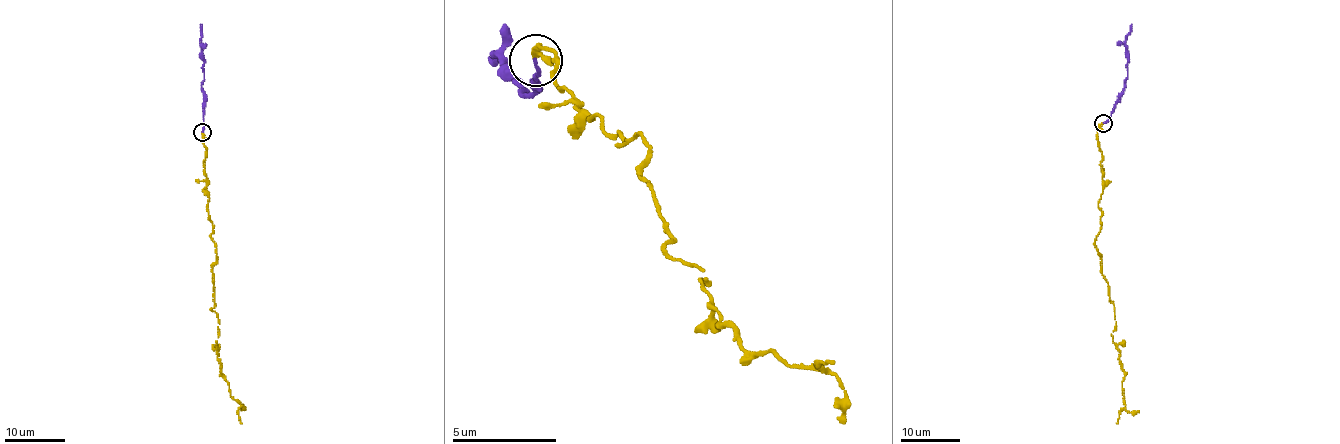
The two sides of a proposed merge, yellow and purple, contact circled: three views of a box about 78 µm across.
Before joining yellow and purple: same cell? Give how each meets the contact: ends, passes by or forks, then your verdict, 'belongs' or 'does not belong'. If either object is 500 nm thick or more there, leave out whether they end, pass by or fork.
yellow passes by; purple ends; belongs

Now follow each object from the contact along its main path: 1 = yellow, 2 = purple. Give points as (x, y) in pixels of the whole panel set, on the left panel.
1: (203, 131), (208, 217), (216, 246), (211, 309), (219, 324), (217, 360), (230, 396), (239, 404), (242, 423)
2: (203, 131), (202, 24)

